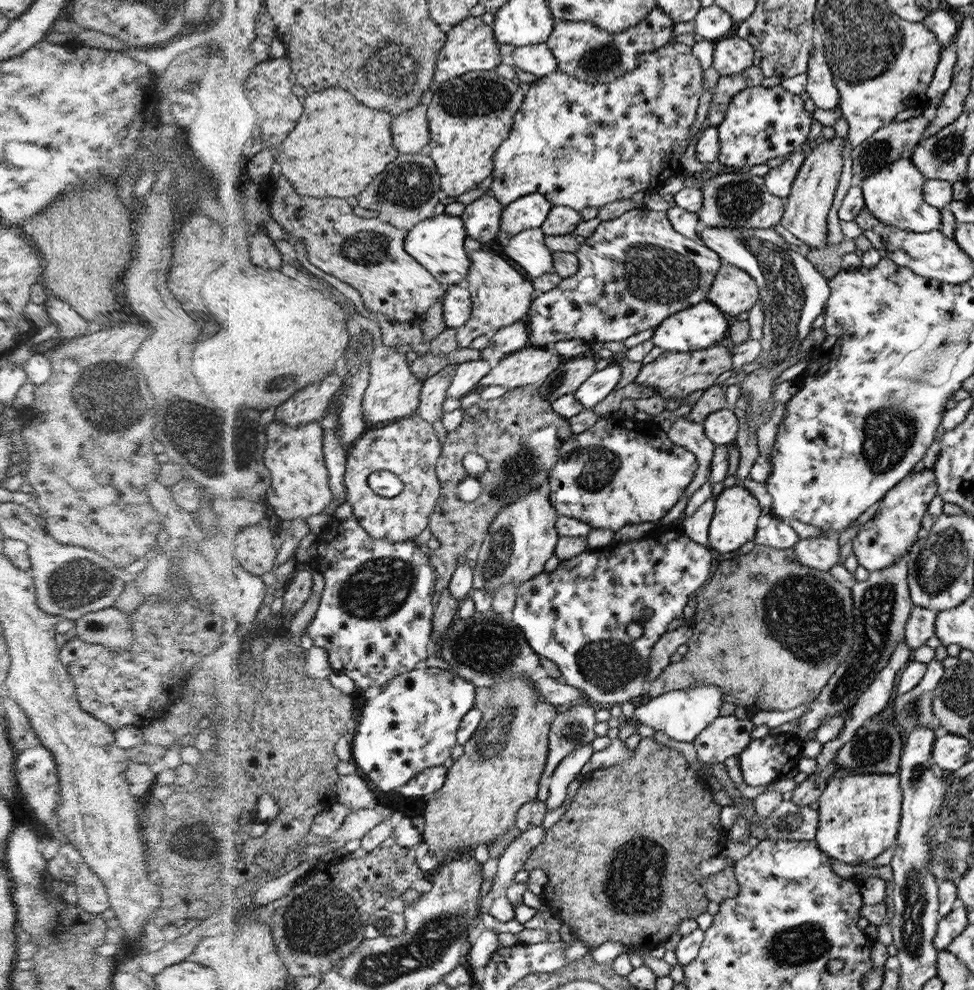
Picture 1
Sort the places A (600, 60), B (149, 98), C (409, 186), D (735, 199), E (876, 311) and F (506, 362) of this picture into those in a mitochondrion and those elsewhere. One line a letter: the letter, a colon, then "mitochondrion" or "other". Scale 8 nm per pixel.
A: mitochondrion
B: other
C: mitochondrion
D: mitochondrion
E: other
F: other

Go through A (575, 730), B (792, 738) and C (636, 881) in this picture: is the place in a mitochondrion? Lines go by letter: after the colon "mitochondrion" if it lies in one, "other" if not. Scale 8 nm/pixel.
A: mitochondrion
B: other
C: mitochondrion

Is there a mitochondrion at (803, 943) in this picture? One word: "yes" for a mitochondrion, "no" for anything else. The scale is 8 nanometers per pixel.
yes

